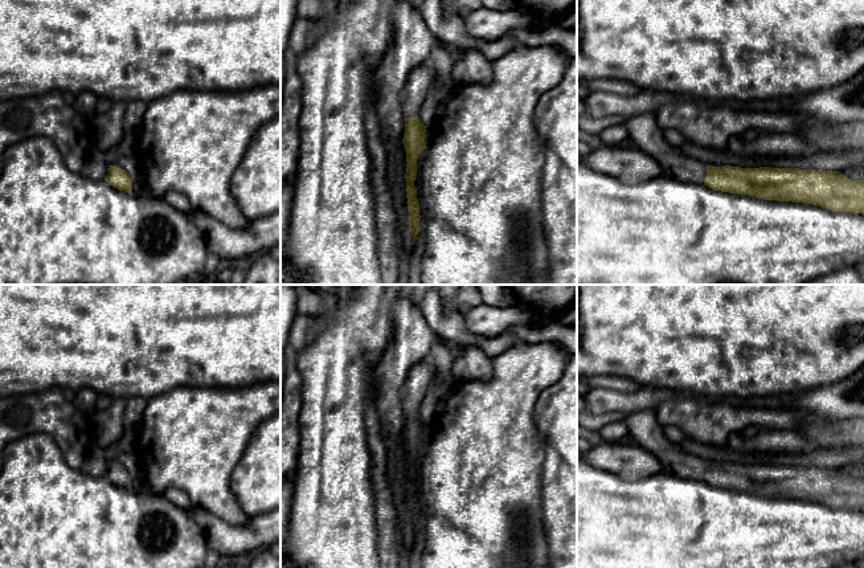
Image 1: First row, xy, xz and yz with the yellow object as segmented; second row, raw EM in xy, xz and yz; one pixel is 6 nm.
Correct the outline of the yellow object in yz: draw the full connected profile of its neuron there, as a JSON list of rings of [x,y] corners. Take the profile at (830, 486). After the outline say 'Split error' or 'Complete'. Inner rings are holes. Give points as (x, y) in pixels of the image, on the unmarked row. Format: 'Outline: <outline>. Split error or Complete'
Outline: [[[654,409],[635,410],[623,422],[632,442],[659,459],[666,471],[679,477],[763,497],[806,499],[834,508],[864,511],[864,477],[848,475],[839,467],[704,462],[667,440]]]. Split error

